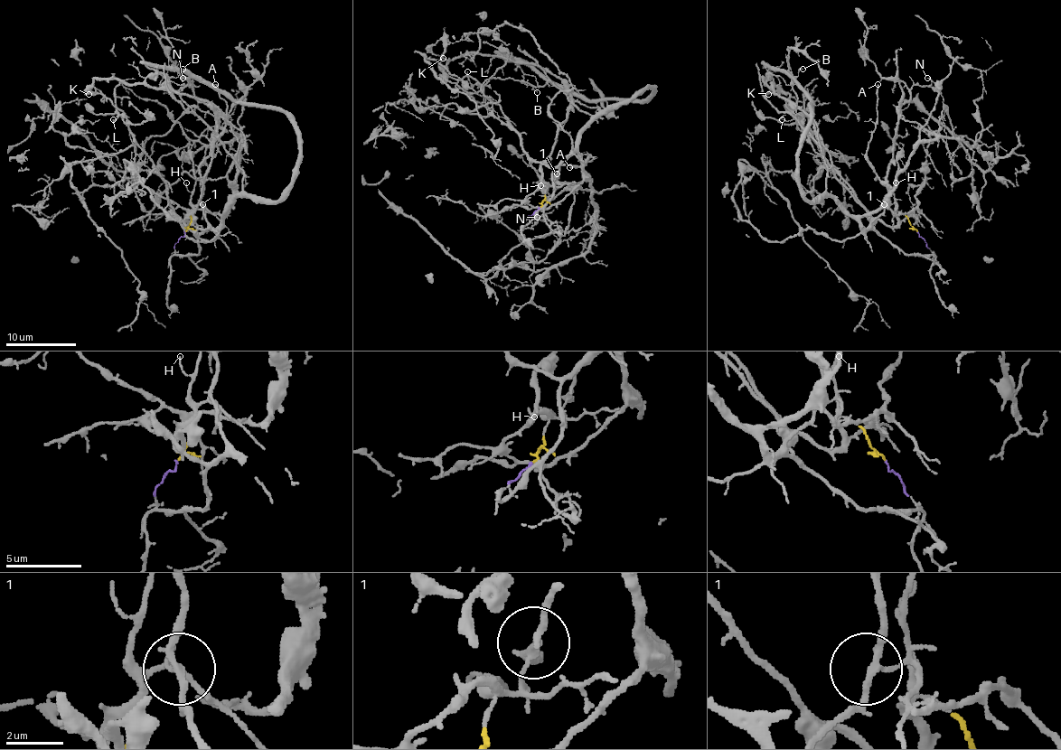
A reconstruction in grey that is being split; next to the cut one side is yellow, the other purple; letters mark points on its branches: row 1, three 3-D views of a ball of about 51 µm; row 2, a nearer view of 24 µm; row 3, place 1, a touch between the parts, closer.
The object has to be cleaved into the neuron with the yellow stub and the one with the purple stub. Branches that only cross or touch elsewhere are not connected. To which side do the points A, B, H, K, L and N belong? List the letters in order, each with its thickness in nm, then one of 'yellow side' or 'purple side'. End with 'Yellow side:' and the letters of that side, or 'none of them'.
A: calibre 120 nm; purple side
B: calibre 130 nm; purple side
H: calibre 90 nm; yellow side
K: calibre 170 nm; yellow side
L: calibre 90 nm; yellow side
N: calibre 80 nm; purple side
Yellow side: H, K, L

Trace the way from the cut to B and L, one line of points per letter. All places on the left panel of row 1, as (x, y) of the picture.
B: (184, 232), (178, 255), (195, 255), (199, 237), (243, 190), (243, 170), (171, 85), (183, 70)
L: (184, 232), (210, 166), (217, 114), (173, 90), (100, 79), (91, 89), (117, 108), (112, 118)

